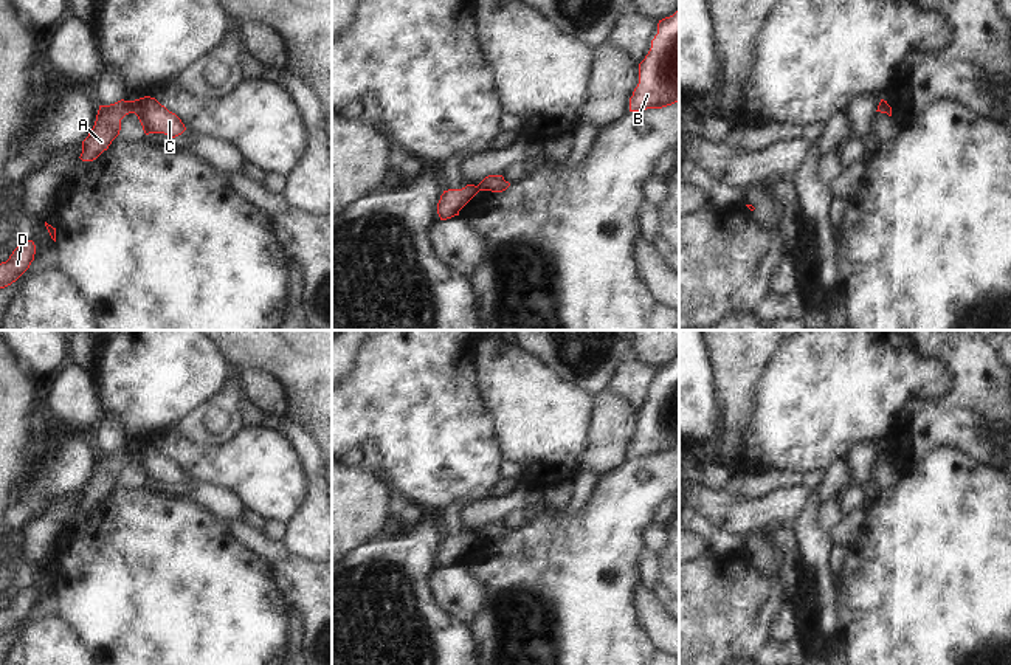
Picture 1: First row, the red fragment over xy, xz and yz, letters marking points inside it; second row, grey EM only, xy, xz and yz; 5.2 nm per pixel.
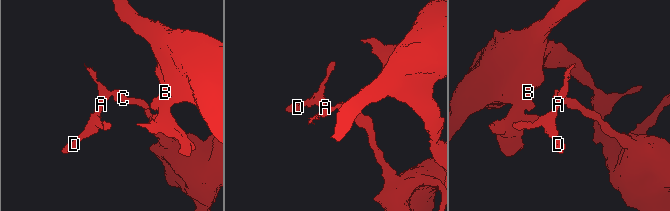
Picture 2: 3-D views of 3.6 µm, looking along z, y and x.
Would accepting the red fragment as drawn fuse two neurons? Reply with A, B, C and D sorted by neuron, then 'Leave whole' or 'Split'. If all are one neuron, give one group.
Groups: A D / B C. Split

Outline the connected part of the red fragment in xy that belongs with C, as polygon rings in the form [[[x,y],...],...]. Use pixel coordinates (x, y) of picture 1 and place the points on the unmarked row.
[[[144,443],[132,448],[132,460],[135,460],[146,482],[164,481],[171,485],[181,482],[186,474],[181,467],[161,453],[155,445]]]

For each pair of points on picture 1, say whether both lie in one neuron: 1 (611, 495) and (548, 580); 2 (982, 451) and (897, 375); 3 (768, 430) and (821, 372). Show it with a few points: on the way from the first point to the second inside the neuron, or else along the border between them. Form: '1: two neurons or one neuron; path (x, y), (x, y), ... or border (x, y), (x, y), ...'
1: one neuron; path (611, 516), (569, 558)
2: two neurons; border (951, 383), (938, 396), (915, 392), (892, 420)
3: one neuron; path (782, 416), (811, 386)

